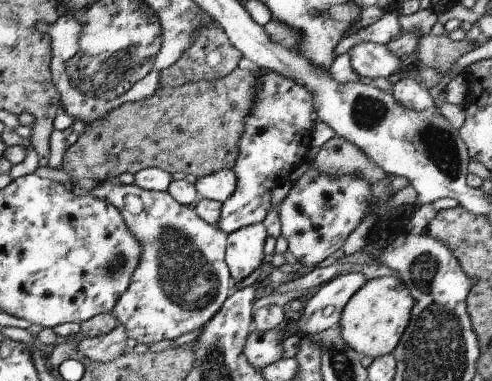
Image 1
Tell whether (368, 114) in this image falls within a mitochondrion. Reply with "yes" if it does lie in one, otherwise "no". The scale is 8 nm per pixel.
yes

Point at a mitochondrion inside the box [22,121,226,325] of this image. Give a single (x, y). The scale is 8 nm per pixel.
(191, 281)

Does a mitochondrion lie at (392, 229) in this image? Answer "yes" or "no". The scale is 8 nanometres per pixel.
no

